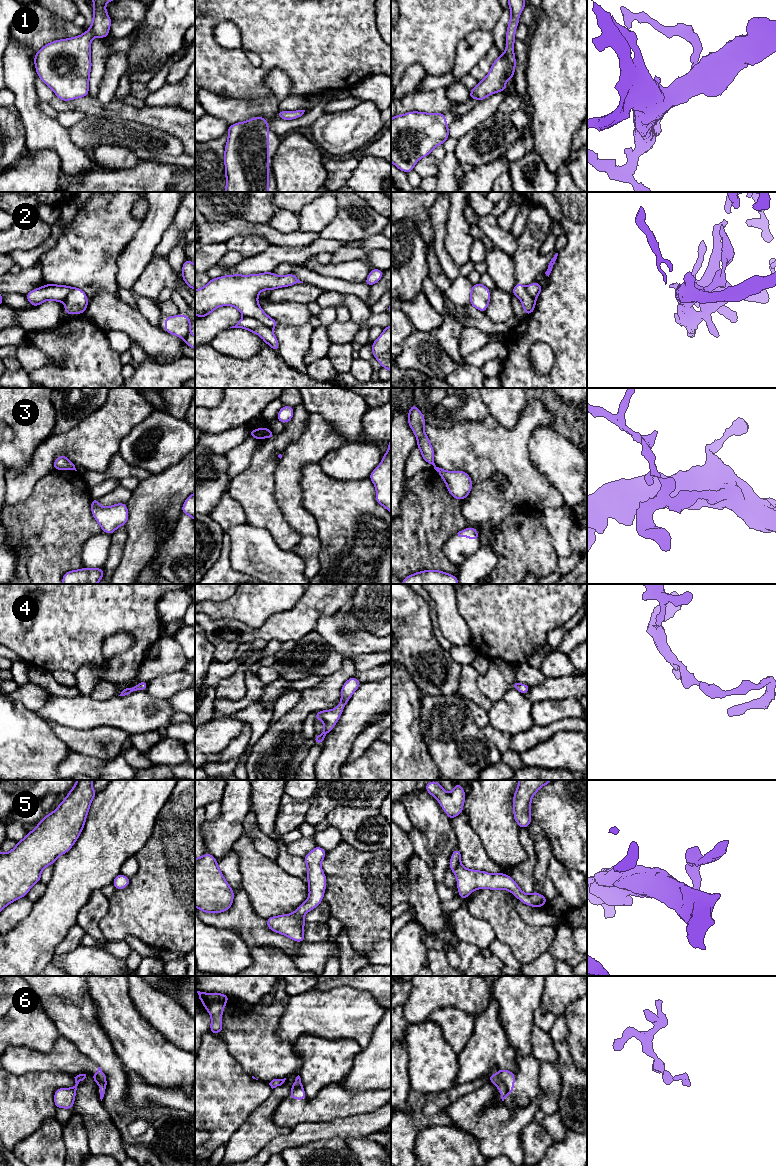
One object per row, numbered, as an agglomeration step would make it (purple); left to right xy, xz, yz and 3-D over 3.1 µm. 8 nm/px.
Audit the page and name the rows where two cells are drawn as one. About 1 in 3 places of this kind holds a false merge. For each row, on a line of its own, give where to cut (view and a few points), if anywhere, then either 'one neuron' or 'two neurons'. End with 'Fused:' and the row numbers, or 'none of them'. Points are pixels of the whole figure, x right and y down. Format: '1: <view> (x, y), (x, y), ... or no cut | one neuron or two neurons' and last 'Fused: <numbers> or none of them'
1: no cut | one neuron
2: xz (244, 316), (256, 318), (270, 329) | two neurons
3: xz (270, 431), (266, 436) | two neurons
4: no cut | one neuron
5: no cut | one neuron
6: yz (496, 1074), (508, 1094) | two neurons
Fused: 2, 3, 6

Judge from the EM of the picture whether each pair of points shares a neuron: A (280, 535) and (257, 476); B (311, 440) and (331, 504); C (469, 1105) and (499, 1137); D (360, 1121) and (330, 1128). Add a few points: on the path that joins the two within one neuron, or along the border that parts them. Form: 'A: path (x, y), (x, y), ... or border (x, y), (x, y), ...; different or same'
A: path (272, 520), (261, 509), (257, 498), (257, 491); same
B: border (318, 462), (306, 464), (302, 468), (300, 478); different
C: path (473, 1114), (490, 1128); same
D: path (353, 1126), (337, 1128); same

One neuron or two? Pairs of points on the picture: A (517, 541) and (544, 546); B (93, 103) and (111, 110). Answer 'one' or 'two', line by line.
A: one
B: one

